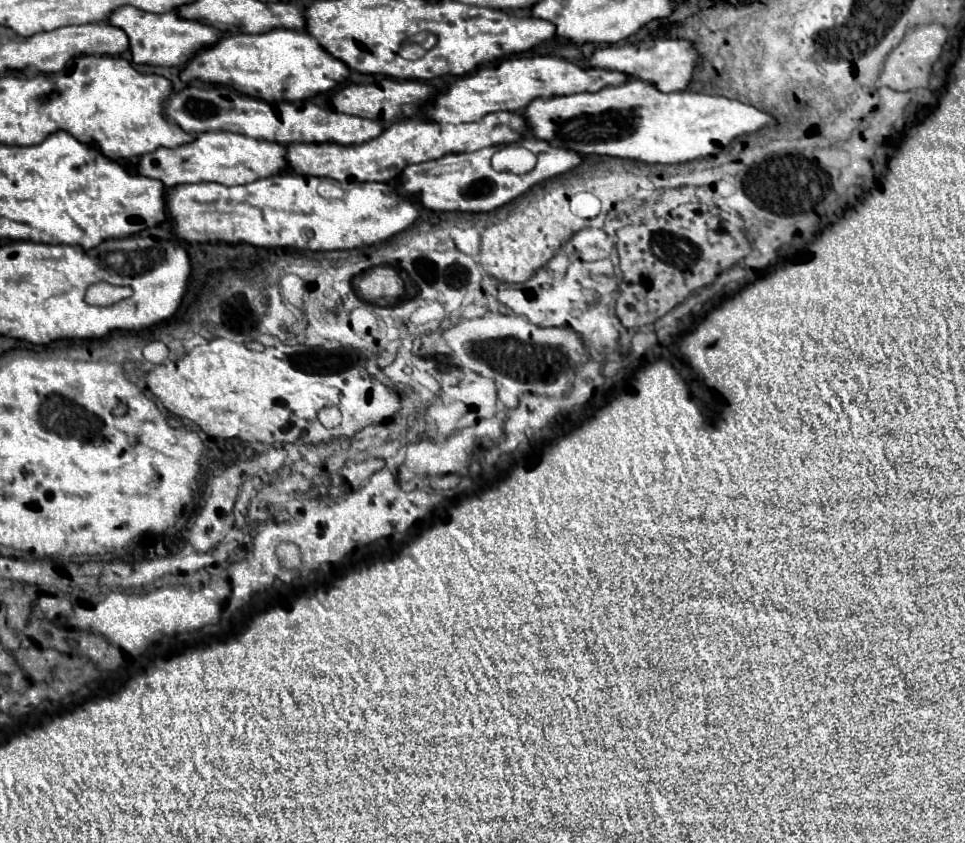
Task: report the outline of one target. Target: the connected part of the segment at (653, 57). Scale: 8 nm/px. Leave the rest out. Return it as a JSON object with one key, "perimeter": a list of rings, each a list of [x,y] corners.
{"perimeter":[[[655,38],[645,40],[641,44],[625,44],[625,46],[603,46],[595,48],[591,58],[581,62],[581,68],[601,68],[601,70],[615,70],[625,76],[639,78],[643,82],[651,82],[657,90],[675,92],[685,90],[697,64],[697,52],[693,50],[691,42],[687,40],[671,40],[671,38]]]}

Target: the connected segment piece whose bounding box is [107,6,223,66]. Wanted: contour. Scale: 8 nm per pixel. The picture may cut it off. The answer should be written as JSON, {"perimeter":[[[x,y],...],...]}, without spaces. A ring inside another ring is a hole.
{"perimeter":[[[121,6],[107,20],[111,26],[121,28],[129,38],[129,50],[135,64],[151,64],[151,66],[181,66],[189,60],[193,52],[217,42],[223,32],[193,20],[181,20],[175,12],[165,14],[149,14],[137,10],[133,6]]]}

